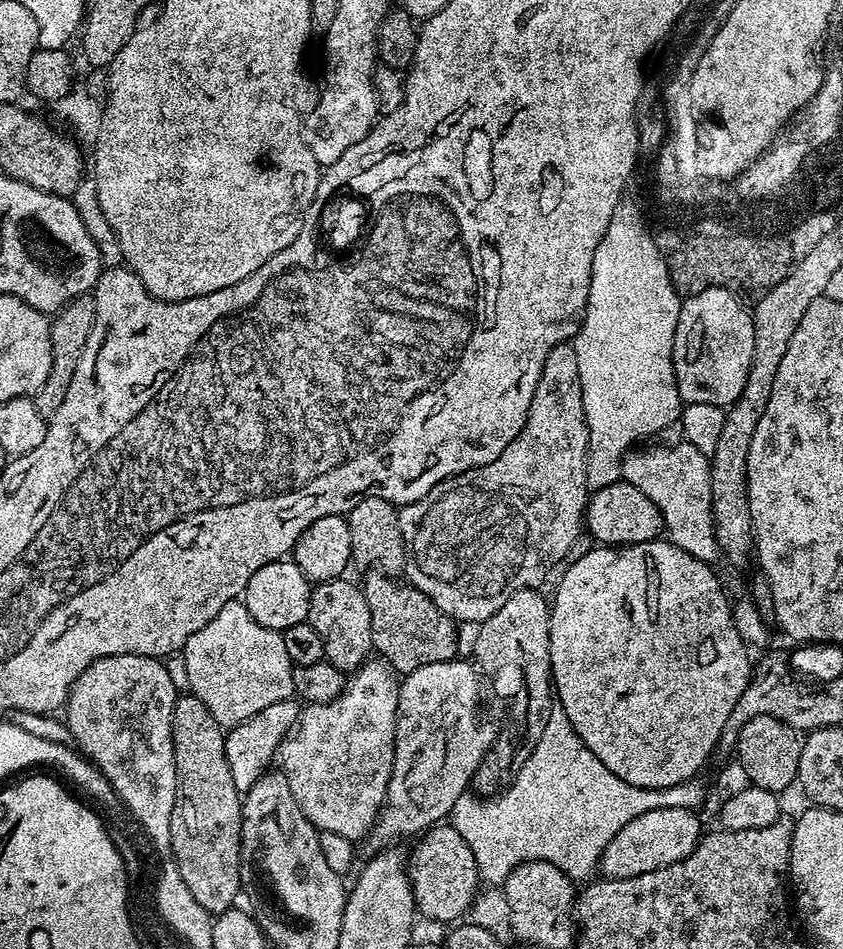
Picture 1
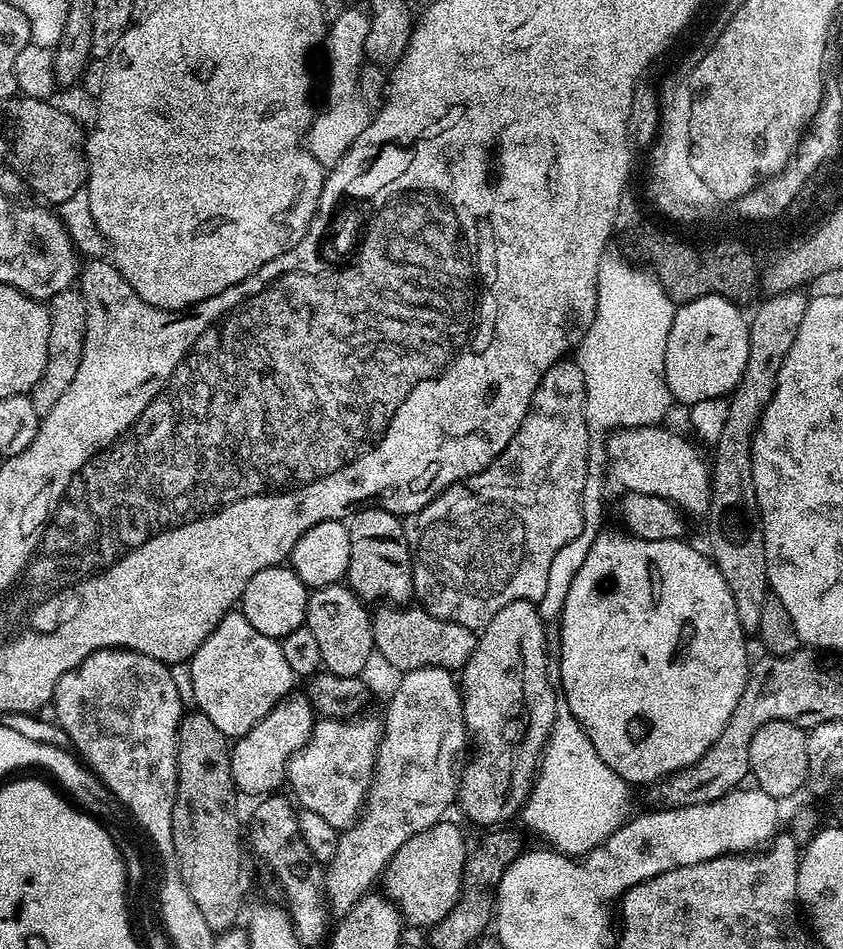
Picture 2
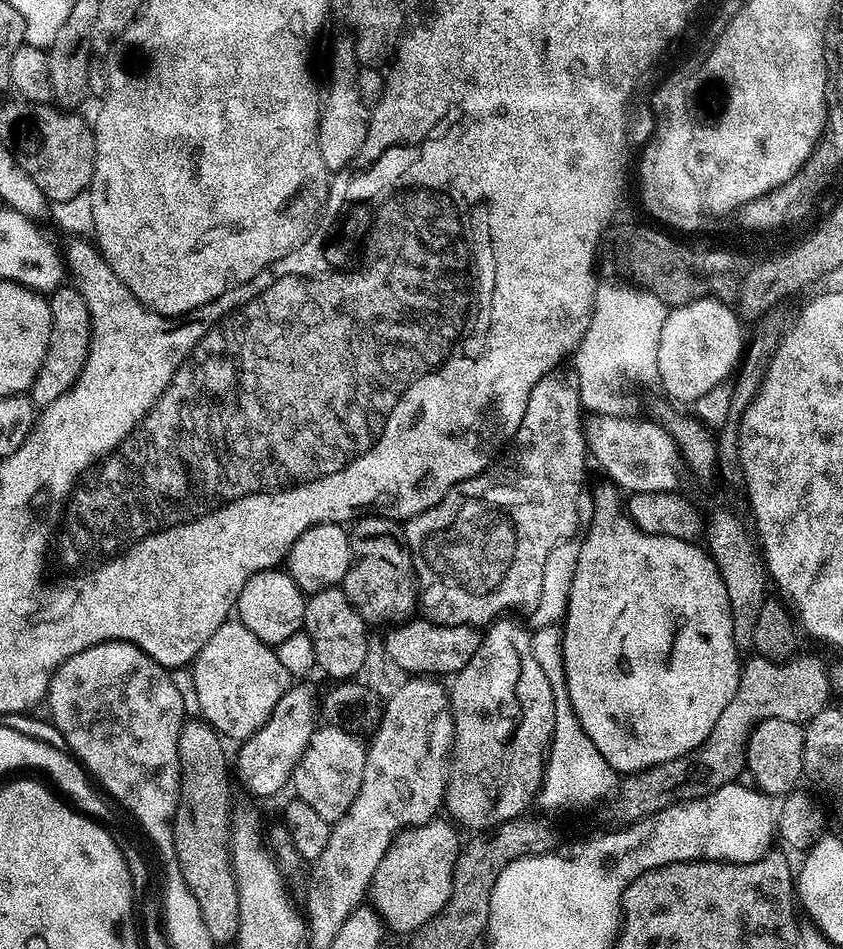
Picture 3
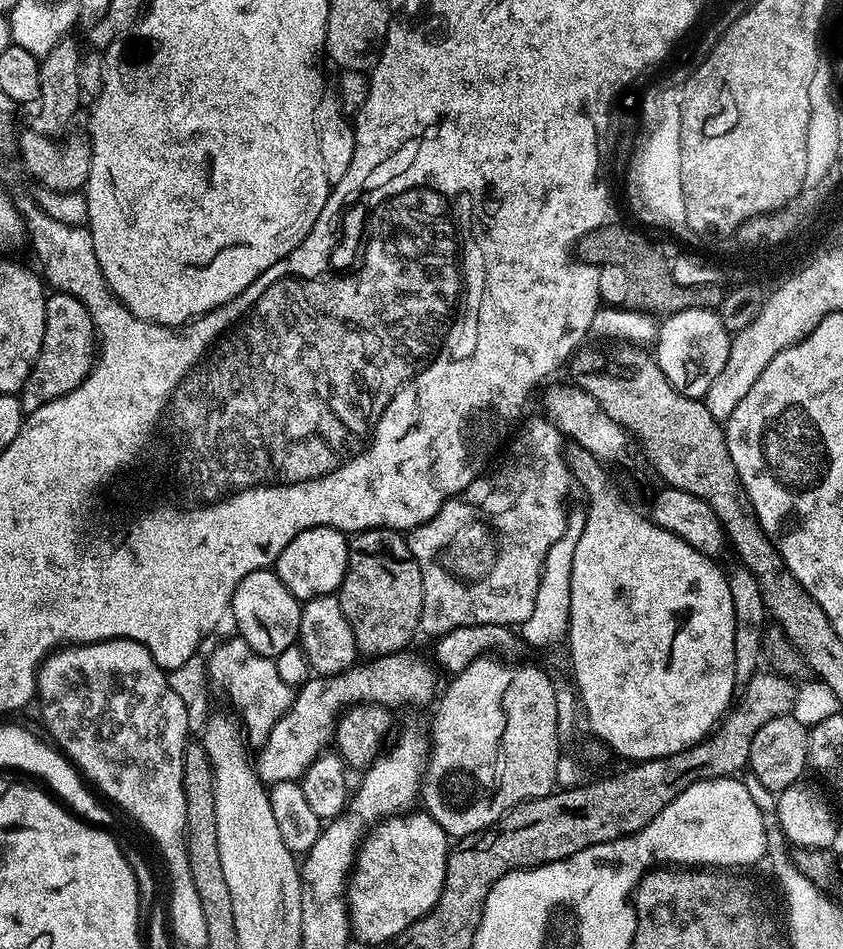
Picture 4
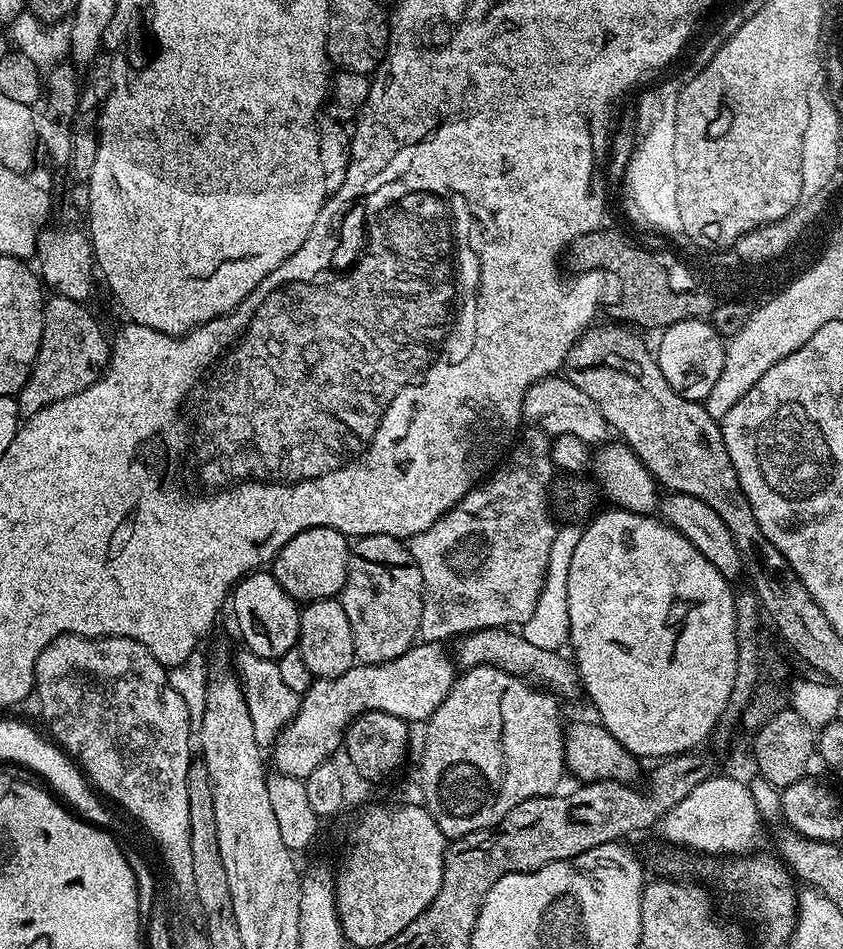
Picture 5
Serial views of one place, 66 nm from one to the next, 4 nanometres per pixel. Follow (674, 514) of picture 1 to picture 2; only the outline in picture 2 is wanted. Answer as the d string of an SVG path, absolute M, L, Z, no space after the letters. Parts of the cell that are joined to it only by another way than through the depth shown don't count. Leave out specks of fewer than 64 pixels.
M665 426L622 428L611 433L608 440L607 467L610 476L621 484L621 489L638 494L654 494L666 498L681 512L703 513L711 506L709 465L700 458L695 448L676 432Z

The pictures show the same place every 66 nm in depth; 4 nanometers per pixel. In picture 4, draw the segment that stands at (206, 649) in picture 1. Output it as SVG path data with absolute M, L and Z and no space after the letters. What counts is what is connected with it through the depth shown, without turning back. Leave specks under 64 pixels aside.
M233 638L224 640L207 660L207 679L217 684L222 691L228 692L228 700L240 715L243 735L253 749L260 749L270 738L270 730L282 718L292 704L294 690L278 675L275 659L263 656L253 650L245 640Z

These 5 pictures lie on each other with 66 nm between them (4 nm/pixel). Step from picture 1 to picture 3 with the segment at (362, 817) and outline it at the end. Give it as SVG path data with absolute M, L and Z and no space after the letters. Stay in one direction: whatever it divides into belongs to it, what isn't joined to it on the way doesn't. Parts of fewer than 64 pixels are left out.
M344 726L317 727L313 732L302 758L292 772L290 788L295 799L306 802L310 810L322 814L329 822L341 820L354 802L358 790L362 786L362 770L364 769L365 745L355 740L353 733Z

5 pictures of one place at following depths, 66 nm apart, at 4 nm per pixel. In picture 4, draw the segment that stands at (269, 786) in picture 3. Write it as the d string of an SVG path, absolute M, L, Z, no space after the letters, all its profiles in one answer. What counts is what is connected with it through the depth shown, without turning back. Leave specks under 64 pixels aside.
M405 650L392 652L389 656L378 656L371 662L364 662L368 664L357 663L347 672L340 672L327 679L309 678L306 683L295 689L292 704L270 730L270 738L266 738L266 742L255 753L254 767L262 783L271 786L278 782L299 781L305 770L315 762L317 756L329 747L334 736L334 721L340 714L342 706L351 705L353 702L373 702L393 706L392 704L412 704L415 700L428 700L432 695L435 697L437 692L436 676L432 673L433 665L431 663L428 665L426 661L411 656L410 653L411 651Z

